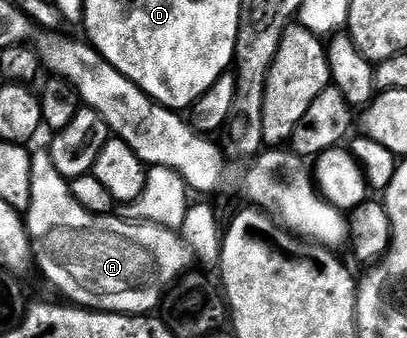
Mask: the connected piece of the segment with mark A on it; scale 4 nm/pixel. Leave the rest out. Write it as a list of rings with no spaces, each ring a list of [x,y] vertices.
[[[32,150],[31,168],[33,197],[30,209],[25,212],[25,222],[33,244],[34,260],[43,269],[44,277],[67,298],[64,300],[84,309],[121,315],[154,312],[154,307],[156,310],[160,306],[161,293],[188,270],[187,262],[192,262],[192,253],[182,238],[174,230],[156,227],[154,223],[131,222],[114,214],[92,215],[73,197],[70,182],[55,168],[50,150]]]

